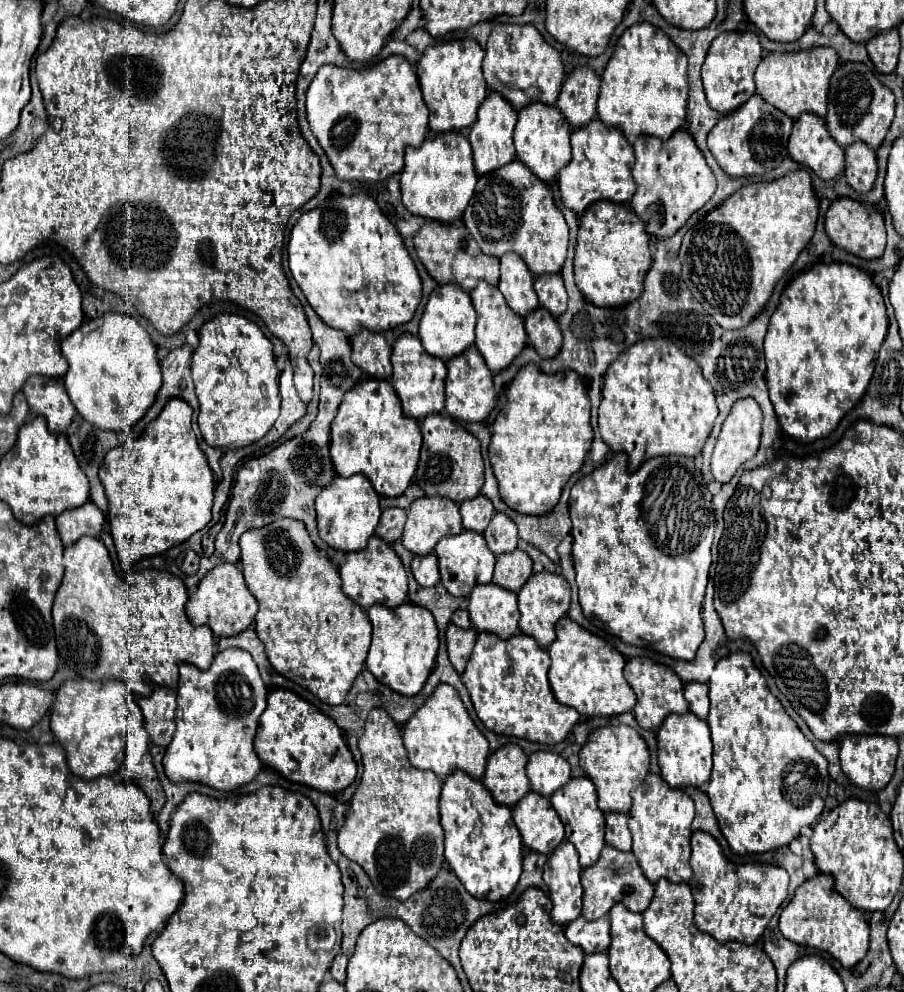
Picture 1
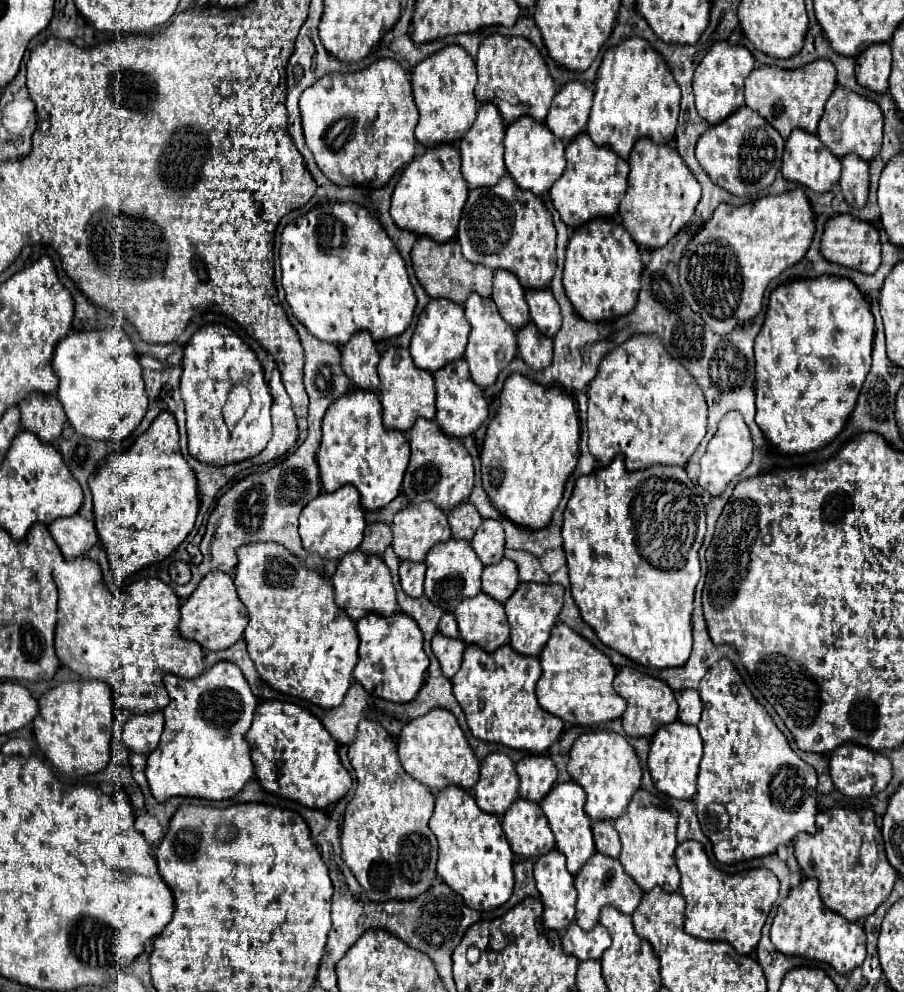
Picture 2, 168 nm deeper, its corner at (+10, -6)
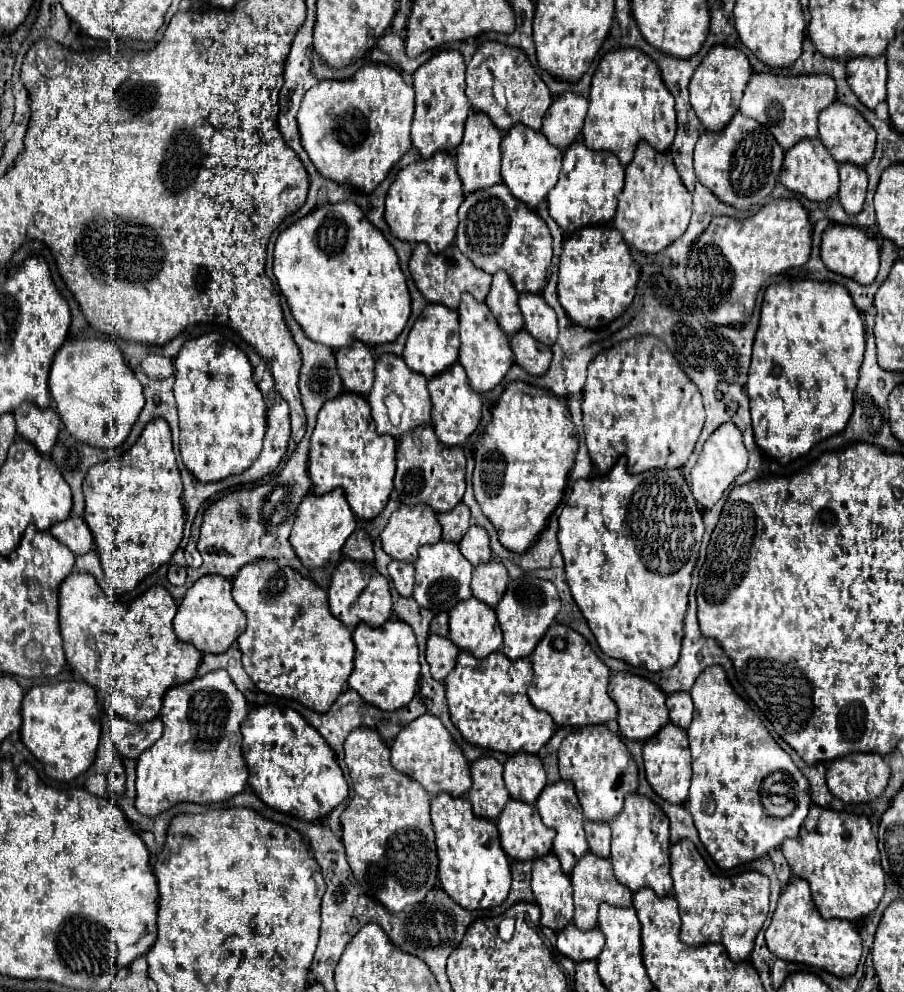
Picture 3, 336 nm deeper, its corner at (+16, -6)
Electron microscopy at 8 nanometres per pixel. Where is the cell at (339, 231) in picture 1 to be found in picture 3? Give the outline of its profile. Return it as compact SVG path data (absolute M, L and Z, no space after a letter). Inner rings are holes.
M352 200L316 208L282 230L274 246L274 276L304 334L330 348L350 346L354 338L364 344L394 342L410 318L410 294L396 250Z

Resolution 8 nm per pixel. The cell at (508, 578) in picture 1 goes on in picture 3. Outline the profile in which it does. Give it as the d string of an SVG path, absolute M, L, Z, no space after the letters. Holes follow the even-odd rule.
M488 562L474 568L472 576L472 594L478 600L484 600L488 606L496 606L508 586L508 572L502 562Z

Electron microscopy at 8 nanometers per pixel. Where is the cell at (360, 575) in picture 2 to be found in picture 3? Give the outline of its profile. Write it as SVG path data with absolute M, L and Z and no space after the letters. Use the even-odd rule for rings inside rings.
M342 560L338 568L332 574L330 588L328 588L328 602L332 614L346 624L350 630L356 628L356 624L366 622L370 626L382 626L390 614L392 614L392 598L388 580L374 568L374 564L354 562L354 560Z

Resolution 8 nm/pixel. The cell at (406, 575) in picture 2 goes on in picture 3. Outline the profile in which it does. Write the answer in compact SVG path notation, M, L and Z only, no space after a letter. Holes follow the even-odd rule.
M396 562L388 564L388 574L400 596L412 596L414 590L414 564L412 562Z

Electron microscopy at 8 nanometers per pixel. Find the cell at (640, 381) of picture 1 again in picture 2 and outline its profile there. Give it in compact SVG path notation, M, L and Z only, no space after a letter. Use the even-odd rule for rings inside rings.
M654 334L632 336L608 352L588 388L588 446L594 458L604 466L608 466L616 454L624 454L626 468L630 470L642 470L654 464L686 466L706 434L706 418L708 408L700 386L692 374L668 354L662 340Z

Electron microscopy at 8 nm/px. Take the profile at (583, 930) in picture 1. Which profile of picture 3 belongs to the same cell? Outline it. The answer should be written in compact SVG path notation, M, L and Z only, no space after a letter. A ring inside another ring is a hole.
M568 924L564 930L558 932L558 952L572 958L574 962L594 960L604 948L604 934L600 928L592 930L578 930L574 924Z

